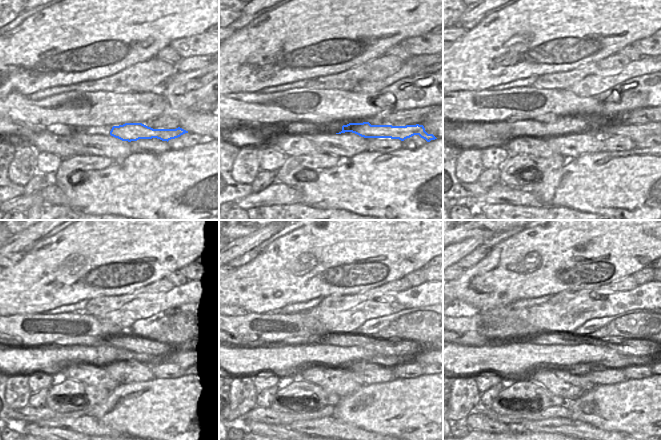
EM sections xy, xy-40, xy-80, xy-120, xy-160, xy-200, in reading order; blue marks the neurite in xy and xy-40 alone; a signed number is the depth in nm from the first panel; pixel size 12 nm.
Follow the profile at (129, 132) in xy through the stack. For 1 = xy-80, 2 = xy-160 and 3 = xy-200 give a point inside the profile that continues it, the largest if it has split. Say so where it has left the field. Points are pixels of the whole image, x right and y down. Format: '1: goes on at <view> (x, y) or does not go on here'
1: goes on at xy-80 (637, 133)
2: goes on at xy-160 (422, 356)
3: goes on at xy-200 (646, 360)

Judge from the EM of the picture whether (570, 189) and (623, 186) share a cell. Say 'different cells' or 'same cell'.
same cell

